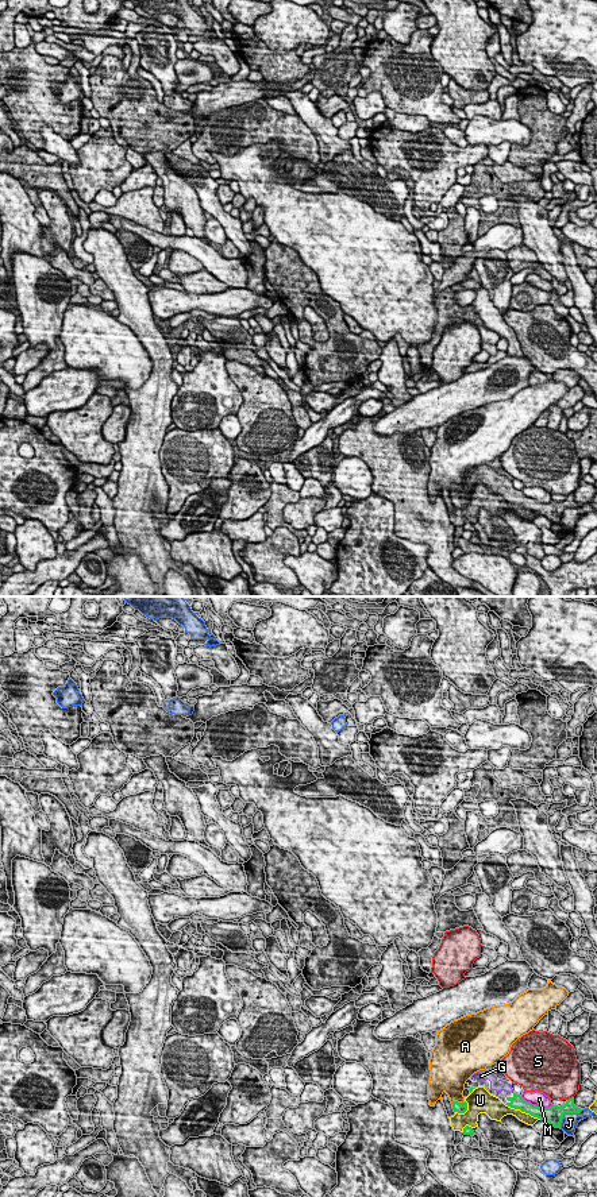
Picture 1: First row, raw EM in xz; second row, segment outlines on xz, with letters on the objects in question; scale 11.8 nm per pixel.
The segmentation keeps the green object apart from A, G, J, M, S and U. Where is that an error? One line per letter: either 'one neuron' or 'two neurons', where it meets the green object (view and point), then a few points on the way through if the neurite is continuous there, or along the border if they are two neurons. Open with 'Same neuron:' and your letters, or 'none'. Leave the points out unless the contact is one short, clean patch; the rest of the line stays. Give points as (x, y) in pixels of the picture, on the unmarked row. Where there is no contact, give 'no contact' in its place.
Same neuron: G
A: two neurons; meets green in xz at (457, 497)
G: one neuron; no contact
J: two neurons; meets green in xz at (566, 508); border along xz (582, 505), (574, 509), (565, 509), (559, 522)
M: two neurons; meets green in xz at (535, 501)
S: two neurons; meets green in xz at (569, 494)
U: two neurons; meets green in xz at (524, 506)

